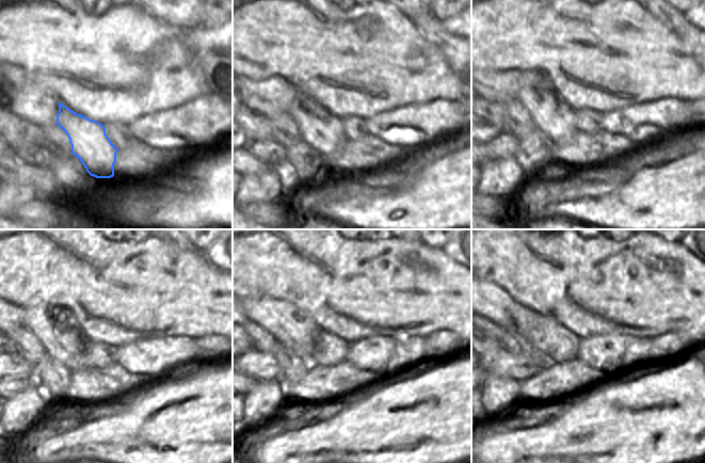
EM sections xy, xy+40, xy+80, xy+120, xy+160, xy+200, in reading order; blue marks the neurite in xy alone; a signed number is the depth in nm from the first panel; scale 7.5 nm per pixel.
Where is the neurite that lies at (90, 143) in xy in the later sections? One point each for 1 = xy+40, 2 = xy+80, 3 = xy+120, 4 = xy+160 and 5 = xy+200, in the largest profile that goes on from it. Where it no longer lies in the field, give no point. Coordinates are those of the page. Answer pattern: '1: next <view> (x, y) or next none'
1: next xy+40 (320, 128)
2: next xy+80 (550, 113)
3: next xy+120 (54, 326)
4: next xy+160 (292, 328)
5: next xy+200 (493, 302)

